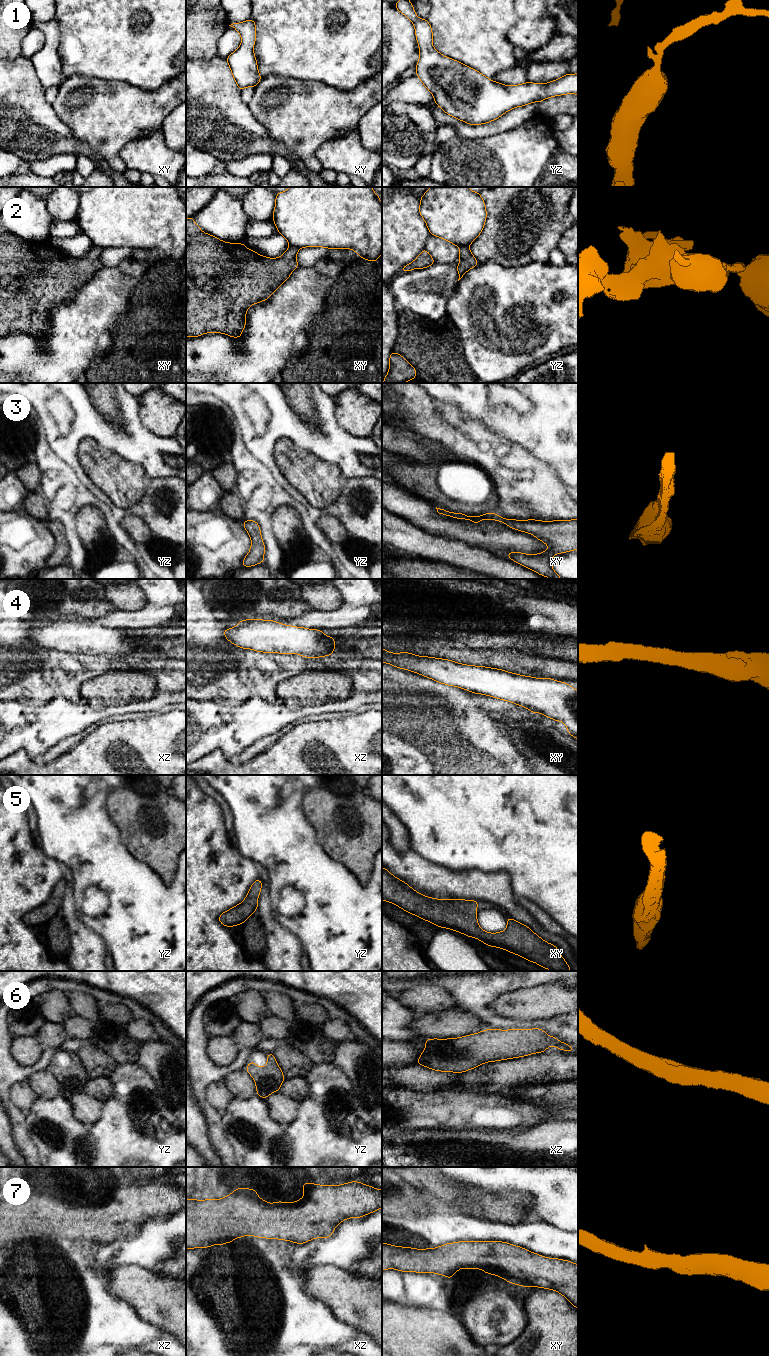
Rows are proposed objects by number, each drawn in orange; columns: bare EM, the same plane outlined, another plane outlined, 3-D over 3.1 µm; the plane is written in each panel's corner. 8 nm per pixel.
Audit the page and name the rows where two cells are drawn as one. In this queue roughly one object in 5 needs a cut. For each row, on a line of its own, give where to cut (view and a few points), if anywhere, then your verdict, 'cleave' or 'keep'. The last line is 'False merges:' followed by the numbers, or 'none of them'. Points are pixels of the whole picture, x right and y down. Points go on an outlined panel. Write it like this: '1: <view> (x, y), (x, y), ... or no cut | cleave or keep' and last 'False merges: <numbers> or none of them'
1: no cut | keep
2: xy (290, 245), (297, 249) | cleave
3: no cut | keep
4: no cut | keep
5: no cut | keep
6: no cut | keep
7: no cut | keep
False merges: 2

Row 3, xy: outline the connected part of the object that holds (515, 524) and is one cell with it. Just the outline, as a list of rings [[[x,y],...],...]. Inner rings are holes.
[[[437,507],[436,509],[443,516],[471,520],[474,524],[478,524],[481,520],[496,520],[512,529],[534,535],[538,540],[547,544],[549,549],[538,554],[507,552],[506,556],[514,562],[550,579],[562,579],[552,568],[553,556],[578,549],[578,519],[558,521],[528,519],[521,521],[506,519],[493,512],[480,516],[468,516],[462,512],[449,512]]]

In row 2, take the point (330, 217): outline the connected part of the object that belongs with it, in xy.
[[[290,187],[276,193],[272,219],[296,249],[352,249],[371,262],[382,254],[382,203],[371,187]]]

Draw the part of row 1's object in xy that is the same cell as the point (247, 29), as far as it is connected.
[[[248,19],[229,26],[237,30],[242,38],[238,49],[226,57],[232,76],[240,91],[246,87],[255,88],[262,79],[258,72],[257,60],[254,54],[256,23],[254,20]]]

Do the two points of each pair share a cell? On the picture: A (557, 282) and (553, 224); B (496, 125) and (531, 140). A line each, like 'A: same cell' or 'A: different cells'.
A: different cells
B: different cells

